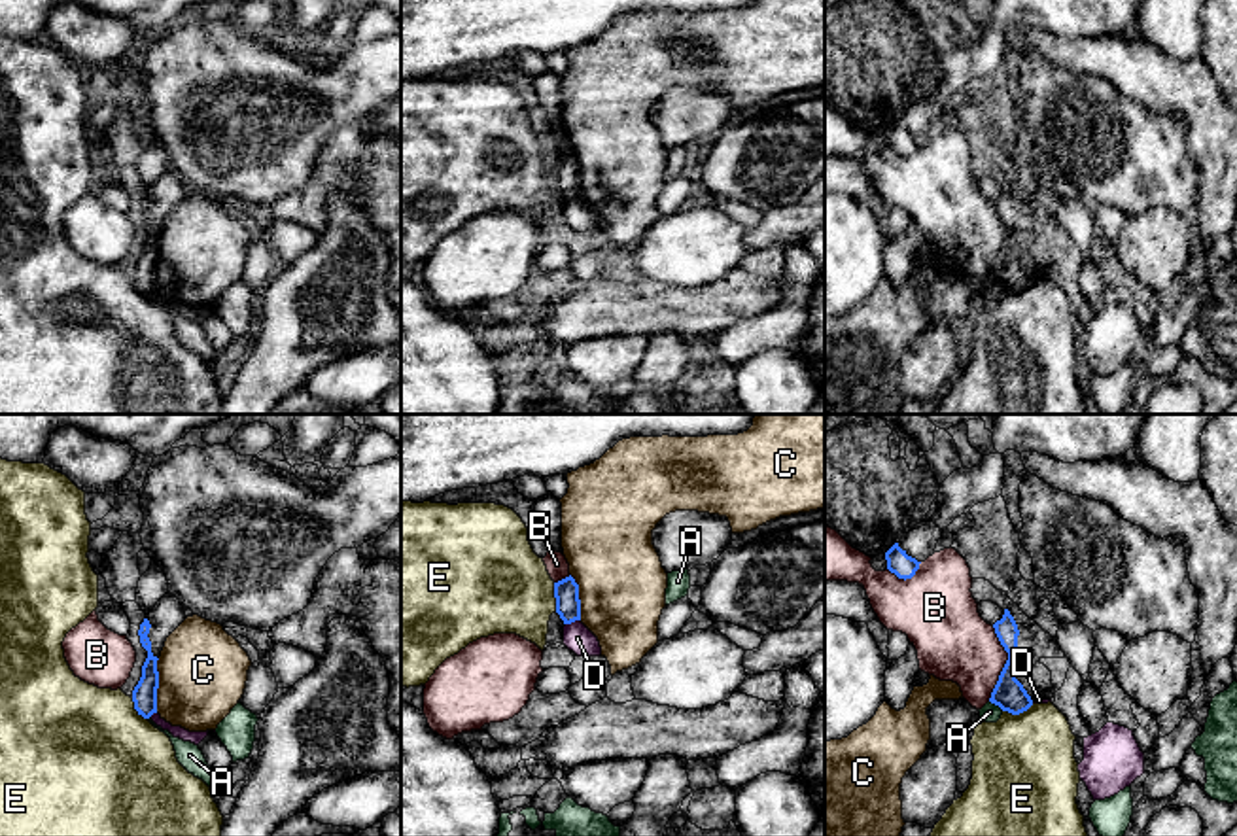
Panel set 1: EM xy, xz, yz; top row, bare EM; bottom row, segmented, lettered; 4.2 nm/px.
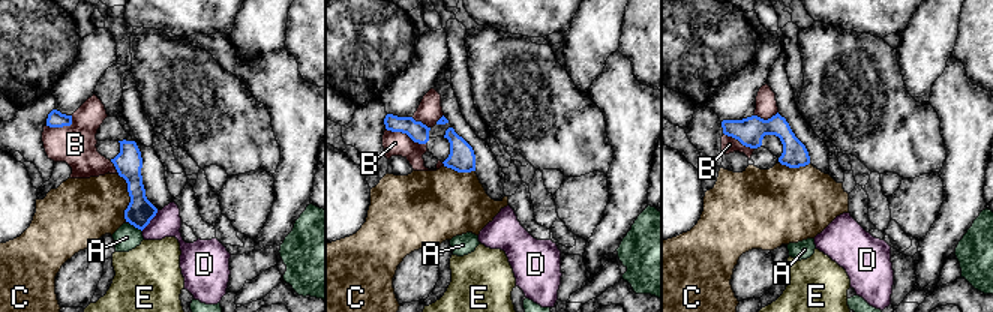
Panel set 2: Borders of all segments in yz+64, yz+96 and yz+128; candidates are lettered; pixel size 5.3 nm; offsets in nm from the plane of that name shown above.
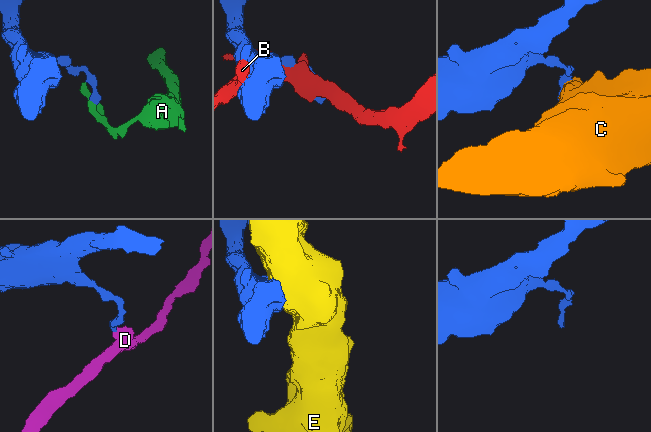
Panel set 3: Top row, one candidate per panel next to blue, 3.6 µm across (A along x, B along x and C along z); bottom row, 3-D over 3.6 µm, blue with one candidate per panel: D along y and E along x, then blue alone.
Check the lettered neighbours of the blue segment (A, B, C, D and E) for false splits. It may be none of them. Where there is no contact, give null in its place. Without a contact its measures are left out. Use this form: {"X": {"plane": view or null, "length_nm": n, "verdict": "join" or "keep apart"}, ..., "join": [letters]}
{"A": {"plane": "yz", "length_nm": 80, "verdict": "keep apart"}, "B": {"plane": "yz", "length_nm": 320, "verdict": "keep apart"}, "C": {"plane": "xy", "length_nm": 240, "verdict": "keep apart"}, "D": {"plane": "xz", "length_nm": 70, "verdict": "keep apart"}, "E": {"plane": "yz", "length_nm": 140, "verdict": "keep apart"}, "join": []}

